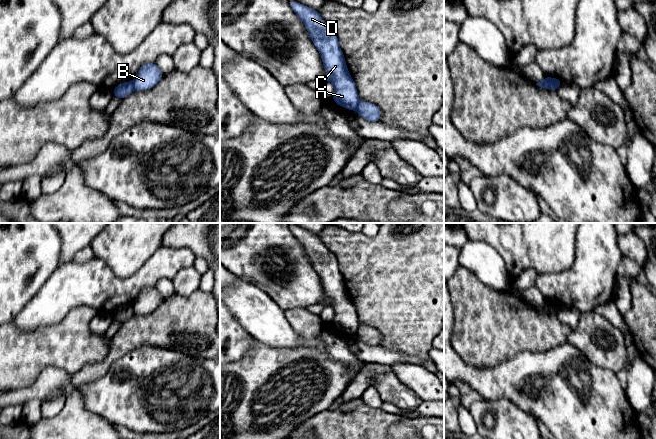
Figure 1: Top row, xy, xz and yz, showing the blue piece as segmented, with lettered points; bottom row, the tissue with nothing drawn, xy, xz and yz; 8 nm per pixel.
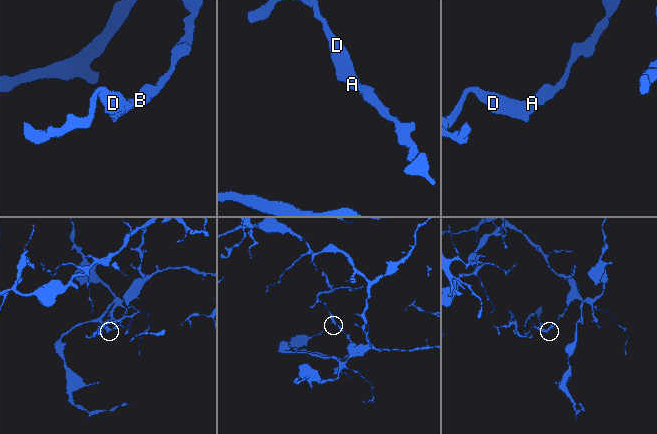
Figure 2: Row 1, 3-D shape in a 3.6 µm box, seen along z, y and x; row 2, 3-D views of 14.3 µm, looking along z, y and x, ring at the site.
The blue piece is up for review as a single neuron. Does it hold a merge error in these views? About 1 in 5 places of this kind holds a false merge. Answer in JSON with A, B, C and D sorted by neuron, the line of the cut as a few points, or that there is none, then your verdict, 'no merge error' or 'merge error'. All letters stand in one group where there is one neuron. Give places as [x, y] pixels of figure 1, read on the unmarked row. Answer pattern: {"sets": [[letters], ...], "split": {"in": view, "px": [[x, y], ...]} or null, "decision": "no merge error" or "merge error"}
{"sets": [["A", "C", "D"], ["B"]], "split": {"in": "yz", "px": [[543, 304], [550, 313]]}, "decision": "merge error"}

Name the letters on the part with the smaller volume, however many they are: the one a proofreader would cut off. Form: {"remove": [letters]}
{"remove": ["A", "C", "D"]}

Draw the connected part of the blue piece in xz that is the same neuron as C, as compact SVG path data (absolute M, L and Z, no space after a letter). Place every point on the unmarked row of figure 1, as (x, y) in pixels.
M289 223L289 229L304 247L314 270L321 279L324 295L329 299L323 304L334 308L335 316L331 324L347 334L356 334L359 328L357 311L347 292L336 256L328 250L318 234L292 223Z

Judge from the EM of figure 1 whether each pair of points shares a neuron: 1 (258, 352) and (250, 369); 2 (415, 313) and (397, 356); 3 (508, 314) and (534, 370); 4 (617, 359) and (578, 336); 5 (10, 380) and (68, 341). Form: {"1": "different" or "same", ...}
{"1": "same", "2": "different", "3": "different", "4": "same", "5": "same"}

